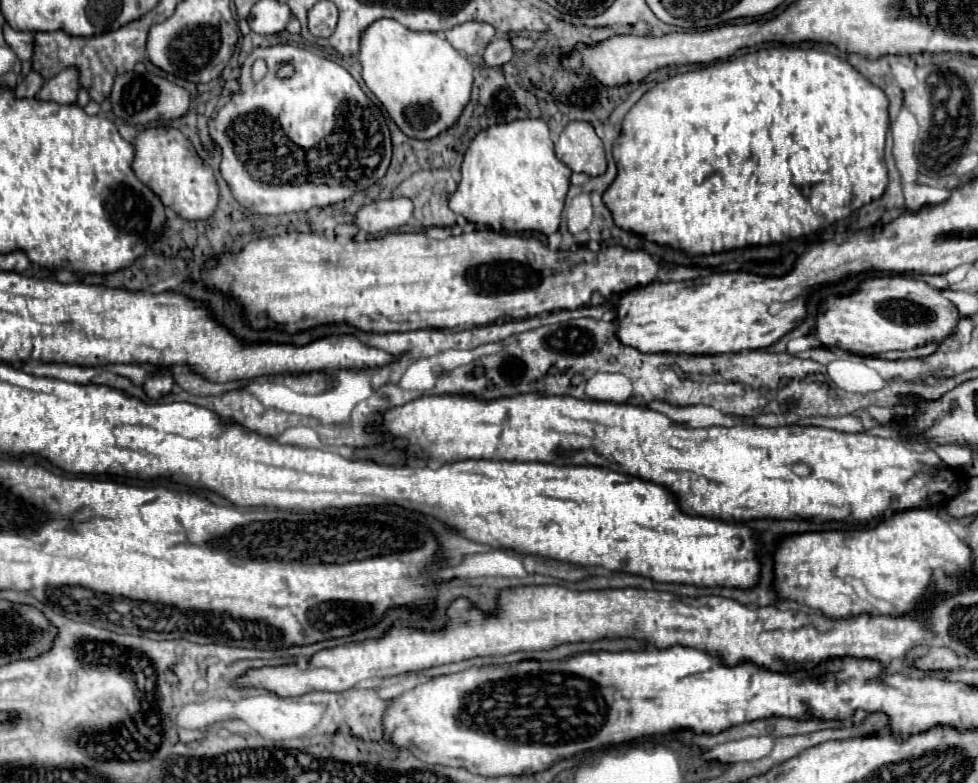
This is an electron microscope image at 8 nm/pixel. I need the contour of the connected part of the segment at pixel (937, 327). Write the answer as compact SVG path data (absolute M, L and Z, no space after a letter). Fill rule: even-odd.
M893 275L893 277L871 277L863 281L857 293L849 297L829 297L823 305L825 311L817 315L817 333L815 337L827 347L839 347L847 353L863 353L863 355L881 355L887 351L911 351L915 347L923 347L927 343L943 343L957 331L961 315L957 307L943 297L943 291L927 285L925 281Z

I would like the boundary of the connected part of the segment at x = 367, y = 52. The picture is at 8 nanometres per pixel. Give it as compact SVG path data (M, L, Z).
M379 19L373 25L369 25L361 37L361 53L359 61L363 65L363 81L371 89L371 93L383 103L391 119L397 123L397 127L413 139L433 139L459 119L461 111L469 103L471 97L471 85L473 85L473 67L471 63L451 47L451 43L439 35L439 33L411 33L409 29L403 29L397 21L391 19Z

